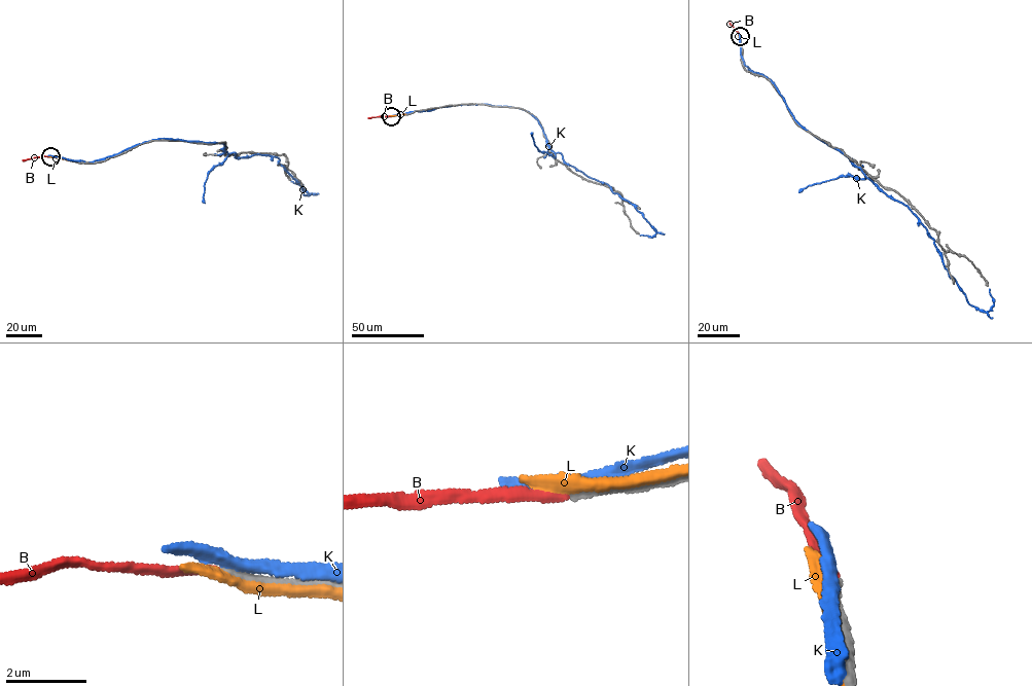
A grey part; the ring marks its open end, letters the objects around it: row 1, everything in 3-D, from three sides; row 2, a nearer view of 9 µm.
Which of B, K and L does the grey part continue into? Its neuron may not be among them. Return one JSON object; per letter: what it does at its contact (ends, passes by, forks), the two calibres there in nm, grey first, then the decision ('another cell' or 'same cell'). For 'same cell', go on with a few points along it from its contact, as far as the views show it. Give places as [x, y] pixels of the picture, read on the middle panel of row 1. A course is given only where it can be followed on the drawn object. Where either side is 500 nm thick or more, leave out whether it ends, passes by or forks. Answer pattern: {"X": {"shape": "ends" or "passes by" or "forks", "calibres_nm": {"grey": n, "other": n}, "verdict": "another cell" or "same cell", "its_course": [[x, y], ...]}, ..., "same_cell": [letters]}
{"B": {"shape": "ends", "calibres_nm": {"grey": 240, "other": 200}, "verdict": "another cell"}, "K": {"shape": "passes by", "calibres_nm": {"grey": 280, "other": 320}, "verdict": "another cell"}, "L": {"shape": "passes by", "calibres_nm": {"grey": 220, "other": 280}, "verdict": "another cell"}, "same_cell": []}

